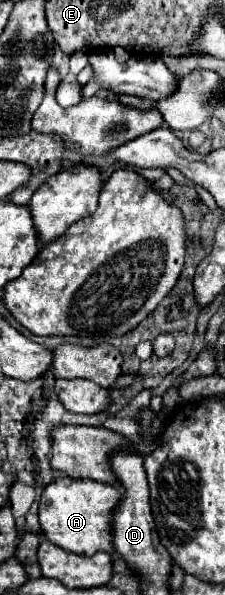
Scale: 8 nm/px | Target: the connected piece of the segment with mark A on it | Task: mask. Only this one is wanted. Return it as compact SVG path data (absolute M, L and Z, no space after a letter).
M60 476L54 482L50 482L42 492L42 502L38 508L38 520L42 526L40 534L42 538L50 540L52 544L58 544L66 552L92 556L94 552L104 550L114 556L110 536L110 512L118 504L118 500L120 492L110 484L88 478Z

